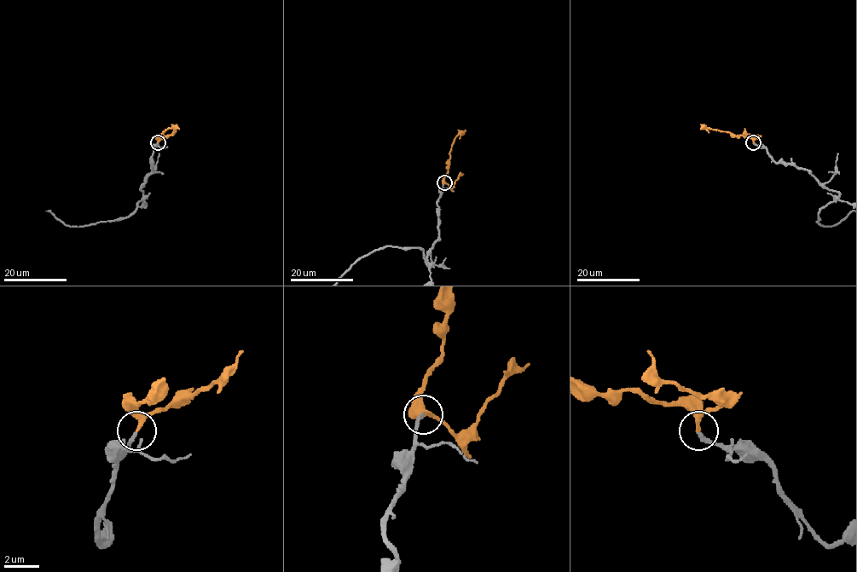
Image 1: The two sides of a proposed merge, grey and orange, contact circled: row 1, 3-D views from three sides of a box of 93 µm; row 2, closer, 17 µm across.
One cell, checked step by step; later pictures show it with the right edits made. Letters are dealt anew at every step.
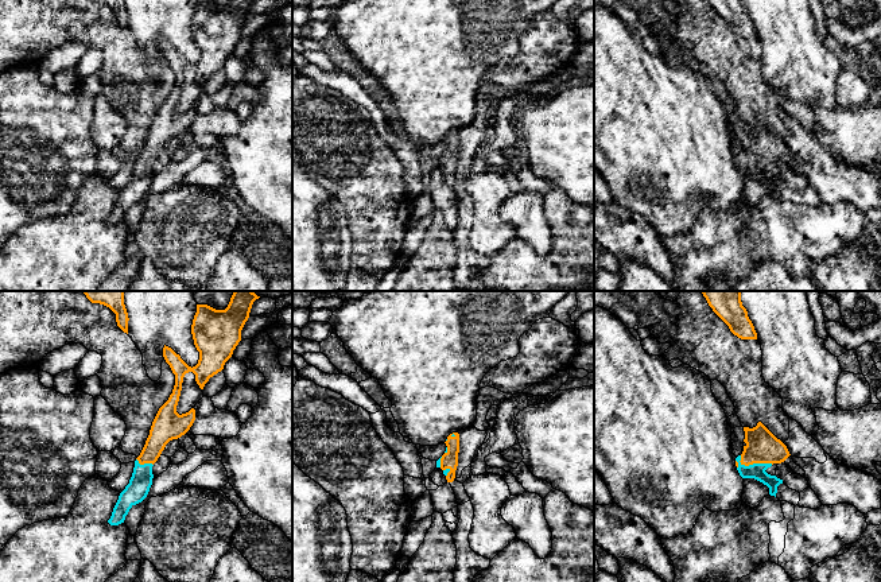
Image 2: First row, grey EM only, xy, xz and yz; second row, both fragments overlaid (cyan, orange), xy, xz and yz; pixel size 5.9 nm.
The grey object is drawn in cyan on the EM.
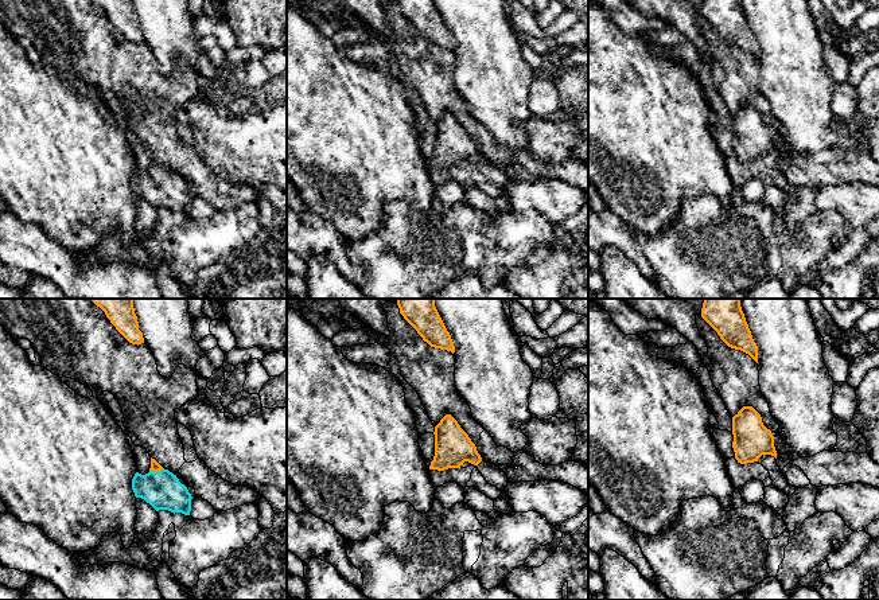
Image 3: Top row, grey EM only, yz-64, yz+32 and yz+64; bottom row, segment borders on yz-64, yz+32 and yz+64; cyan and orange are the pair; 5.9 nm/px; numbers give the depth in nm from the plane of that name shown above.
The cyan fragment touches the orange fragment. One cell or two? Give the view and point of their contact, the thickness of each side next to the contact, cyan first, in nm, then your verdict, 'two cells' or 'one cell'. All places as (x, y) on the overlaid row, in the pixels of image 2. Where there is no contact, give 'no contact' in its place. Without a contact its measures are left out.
yz (755, 464) | 100/190 nm | one cell

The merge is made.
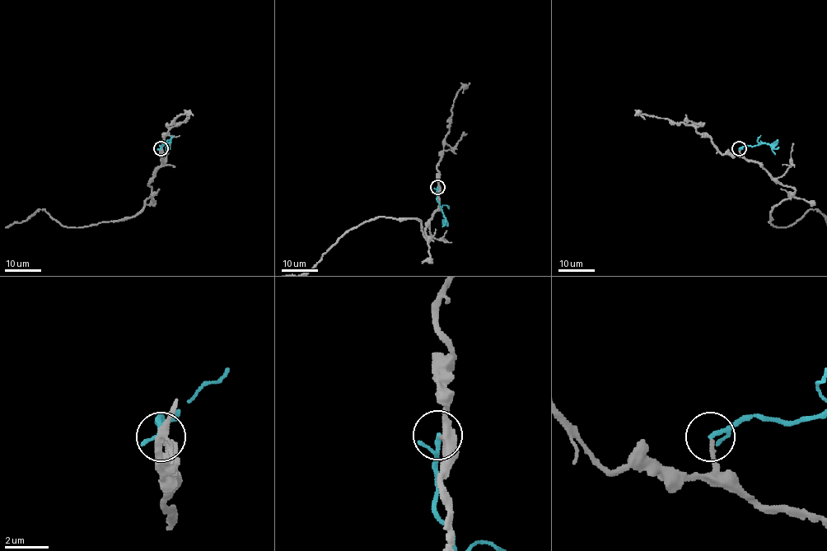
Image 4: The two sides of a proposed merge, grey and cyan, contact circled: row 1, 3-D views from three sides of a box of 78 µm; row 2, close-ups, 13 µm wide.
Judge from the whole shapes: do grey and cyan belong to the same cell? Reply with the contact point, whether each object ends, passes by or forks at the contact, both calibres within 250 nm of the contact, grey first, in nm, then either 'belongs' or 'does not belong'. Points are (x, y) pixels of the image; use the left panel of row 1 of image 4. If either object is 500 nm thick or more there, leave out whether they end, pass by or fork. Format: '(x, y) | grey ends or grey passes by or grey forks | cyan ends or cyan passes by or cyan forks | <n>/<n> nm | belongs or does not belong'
(161, 148) | grey ends | cyan passes by | 200/150 nm | does not belong

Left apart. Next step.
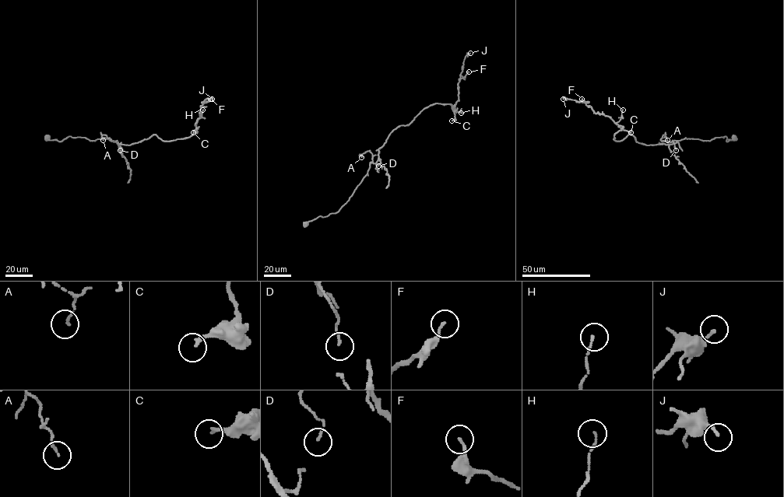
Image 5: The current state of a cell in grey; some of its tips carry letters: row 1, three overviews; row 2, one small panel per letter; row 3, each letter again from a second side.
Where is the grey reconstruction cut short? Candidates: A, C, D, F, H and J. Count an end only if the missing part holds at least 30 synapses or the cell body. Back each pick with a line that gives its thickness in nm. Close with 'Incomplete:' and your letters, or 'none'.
Incomplete: none

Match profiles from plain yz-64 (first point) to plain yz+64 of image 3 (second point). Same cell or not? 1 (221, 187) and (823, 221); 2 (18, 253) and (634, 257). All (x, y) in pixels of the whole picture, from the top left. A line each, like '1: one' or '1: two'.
1: two
2: one

